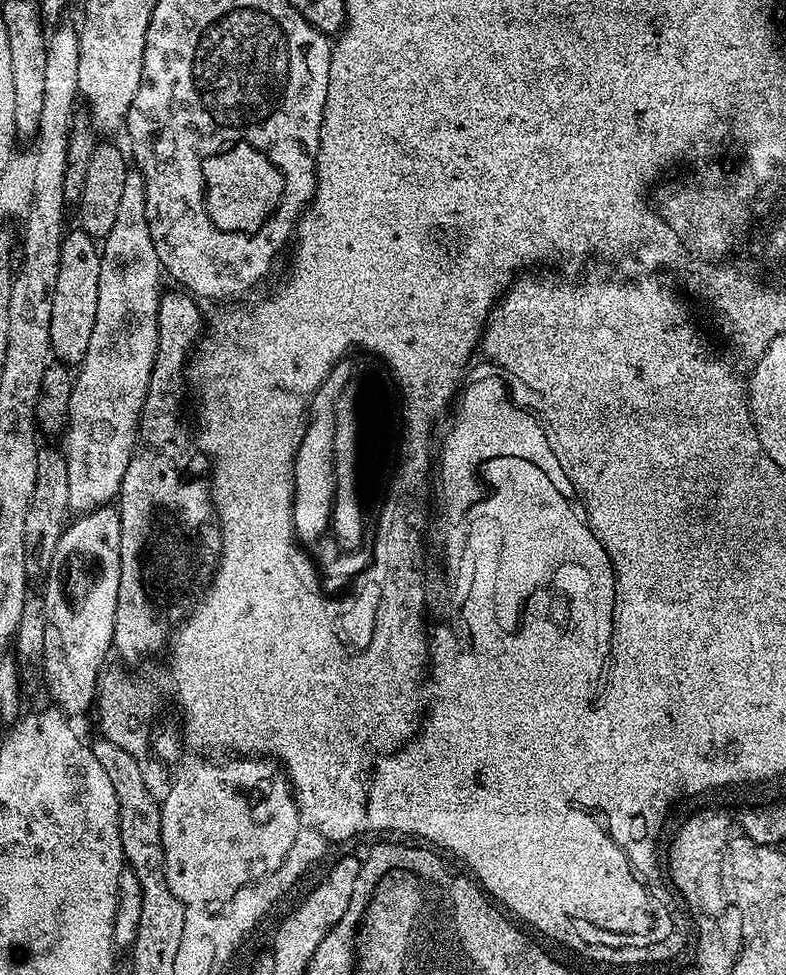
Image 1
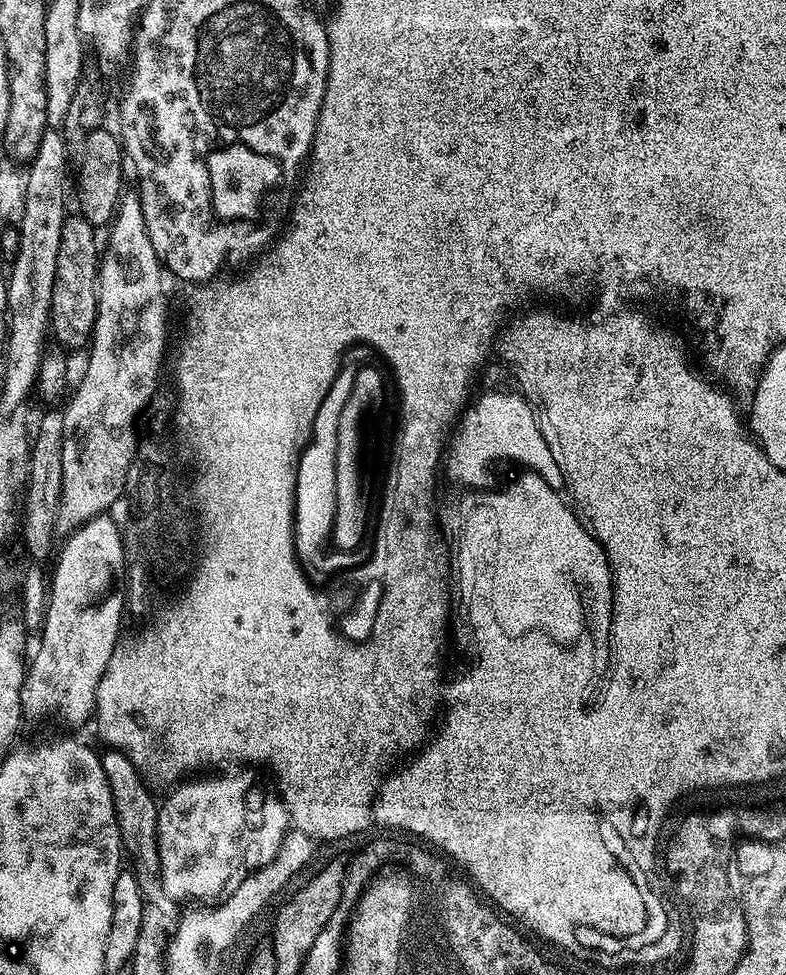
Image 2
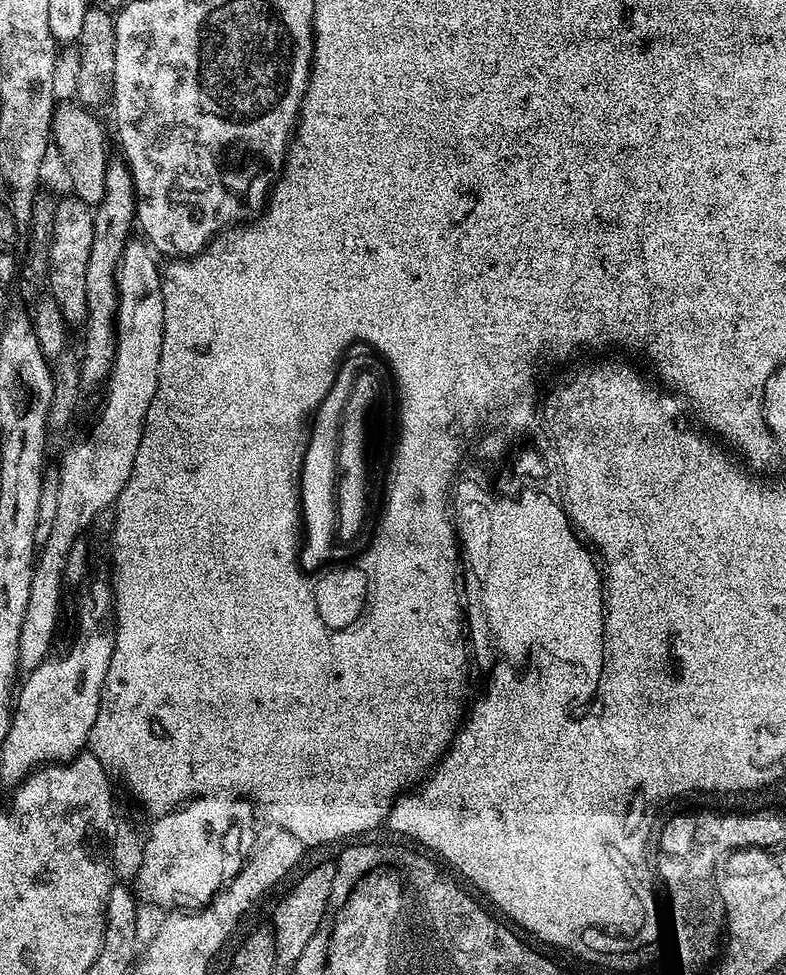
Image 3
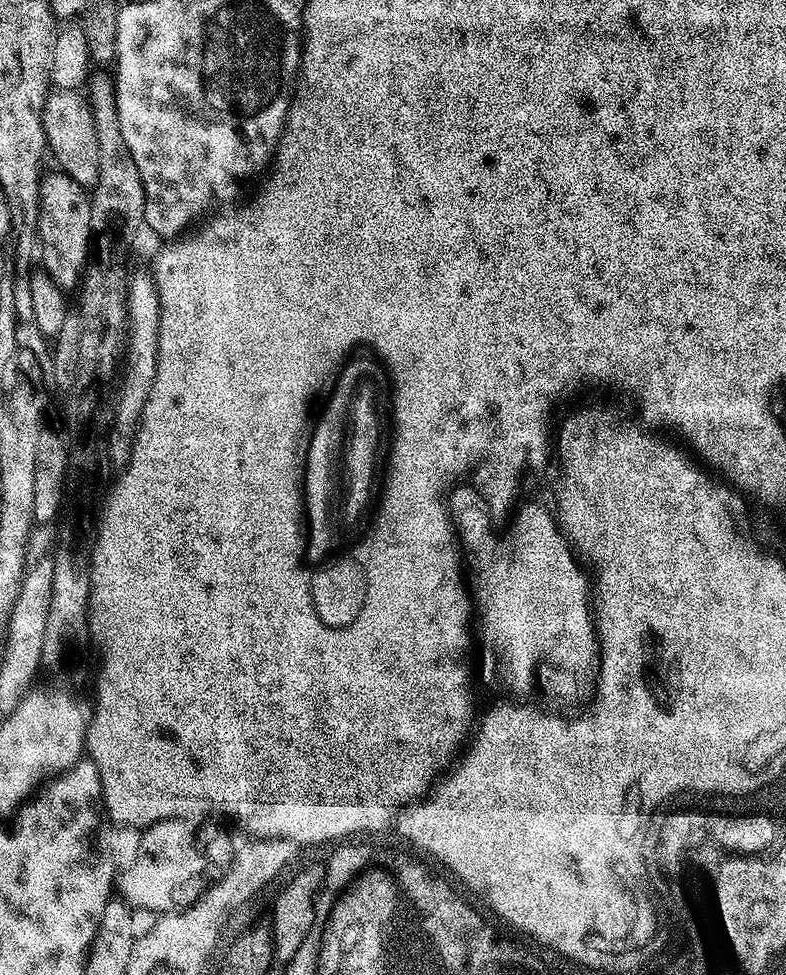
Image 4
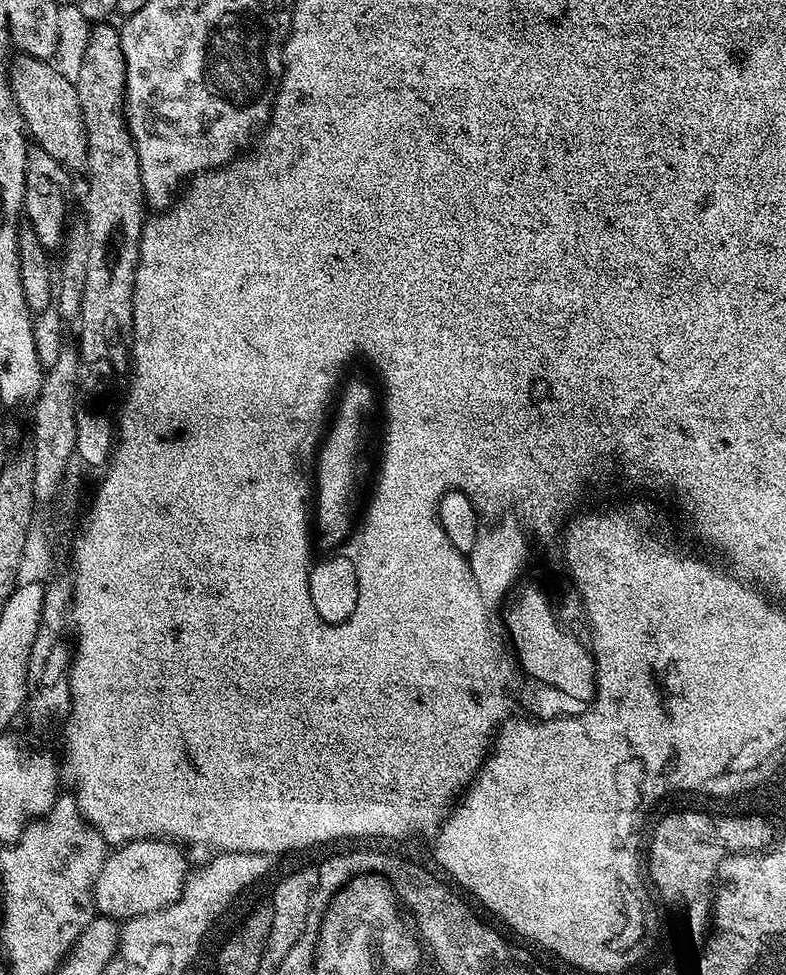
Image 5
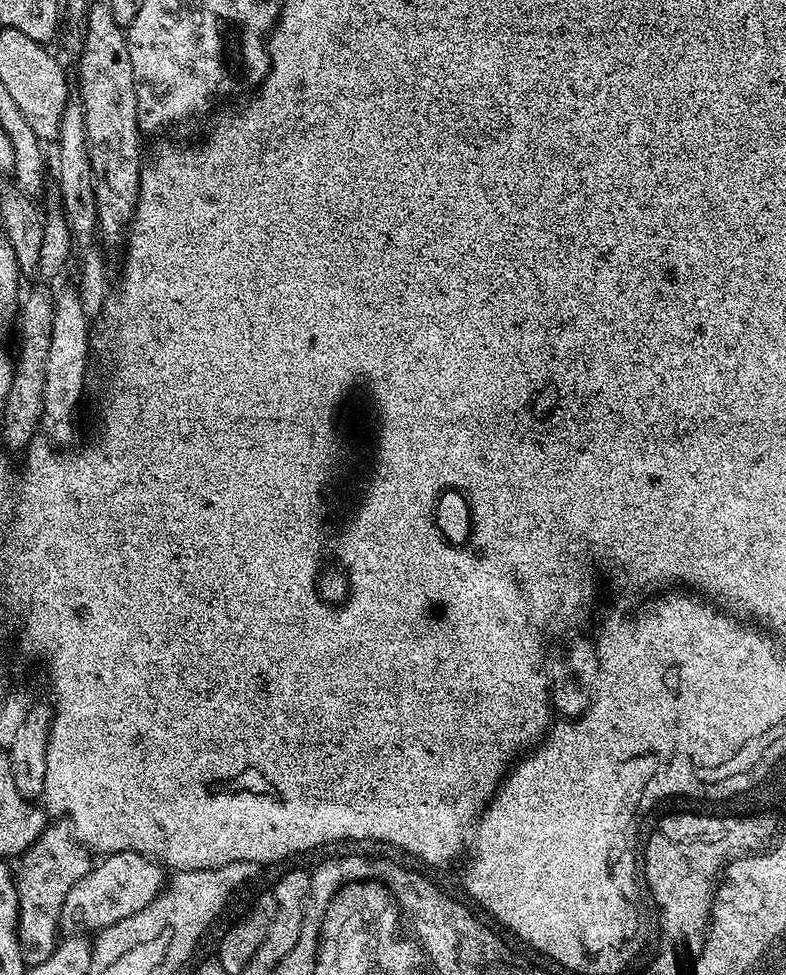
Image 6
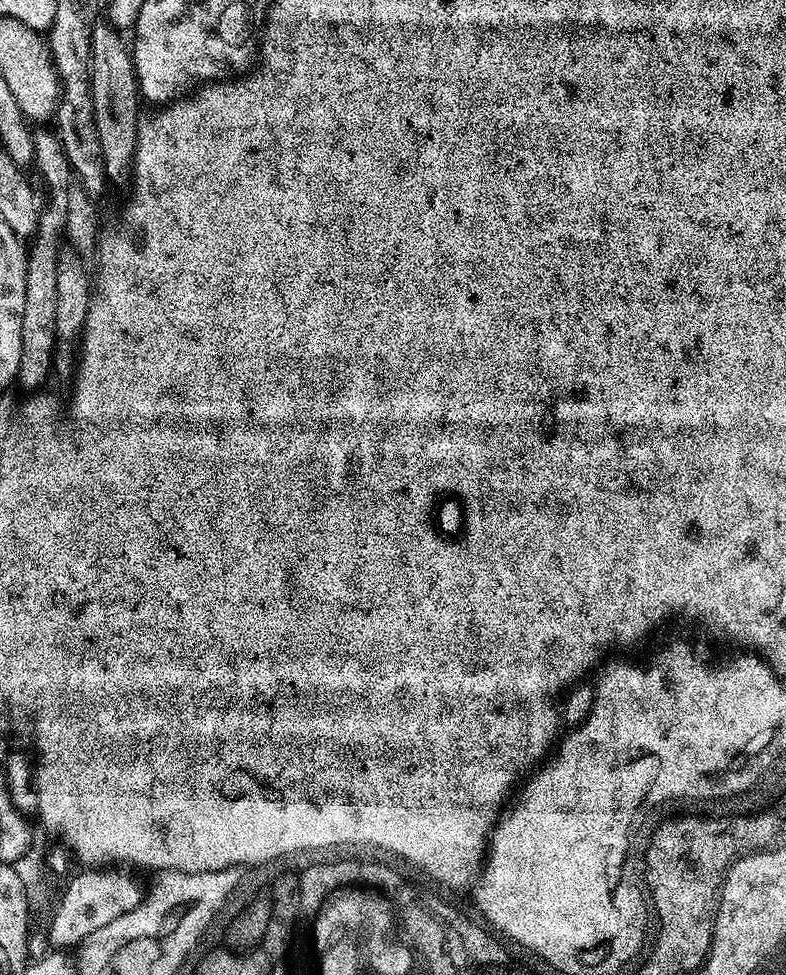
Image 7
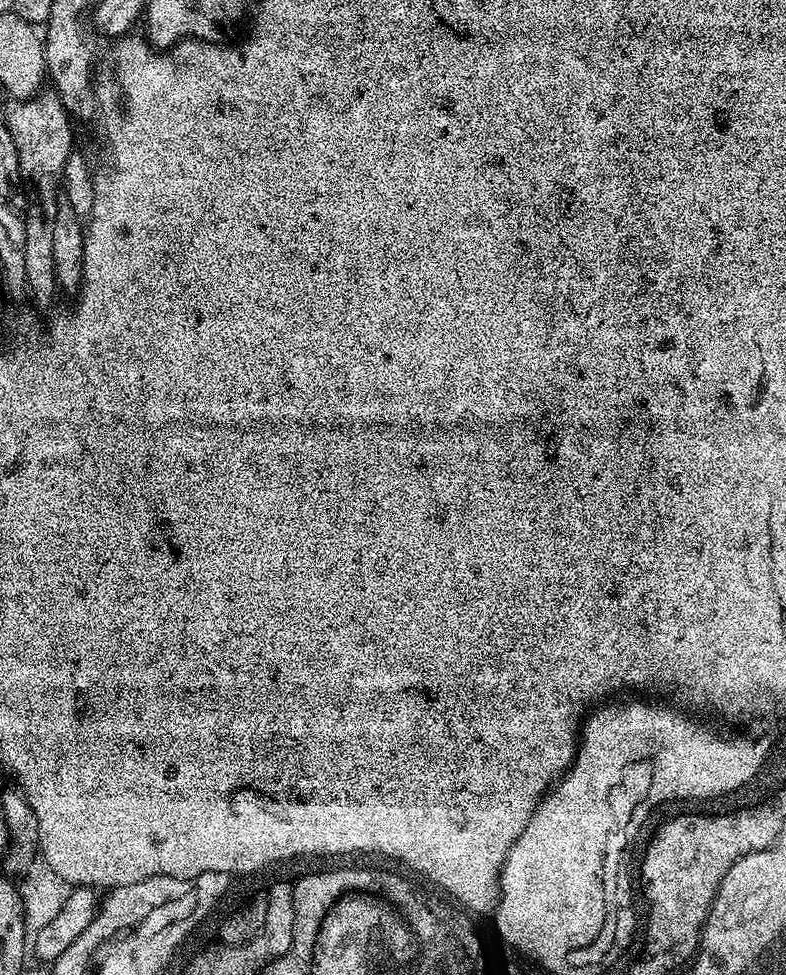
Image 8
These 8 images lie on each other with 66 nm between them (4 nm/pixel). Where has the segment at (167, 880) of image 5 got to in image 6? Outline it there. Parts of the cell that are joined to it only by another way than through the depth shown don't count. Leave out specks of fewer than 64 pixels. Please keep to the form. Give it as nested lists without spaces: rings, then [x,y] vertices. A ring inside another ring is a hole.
[[[113,852],[105,855],[104,860],[97,863],[66,894],[60,911],[60,928],[68,934],[80,934],[84,928],[103,930],[112,924],[122,922],[122,918],[130,918],[138,914],[138,910],[146,910],[150,902],[160,895],[166,884],[166,872],[155,859],[137,852]]]

